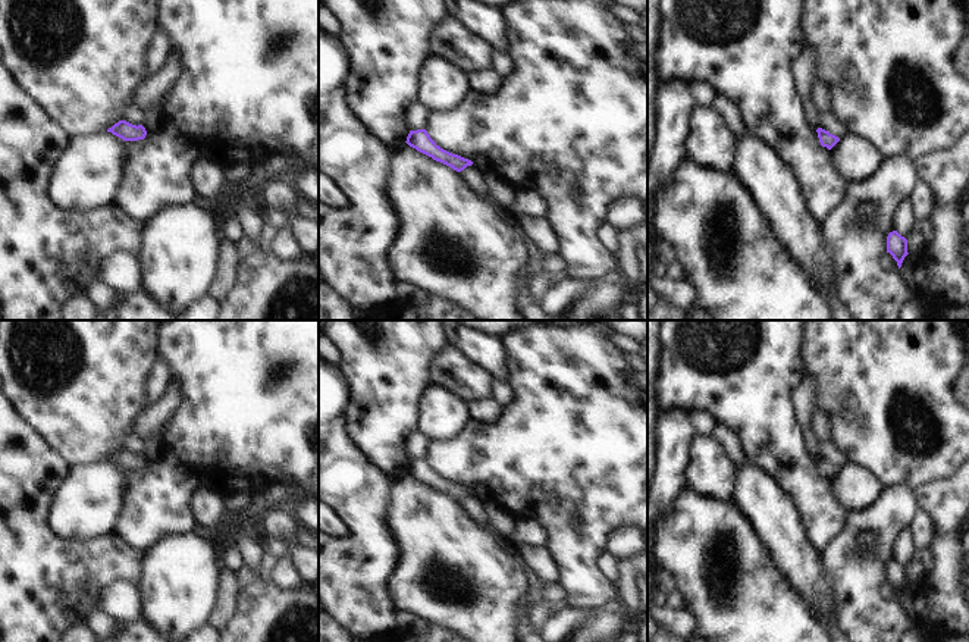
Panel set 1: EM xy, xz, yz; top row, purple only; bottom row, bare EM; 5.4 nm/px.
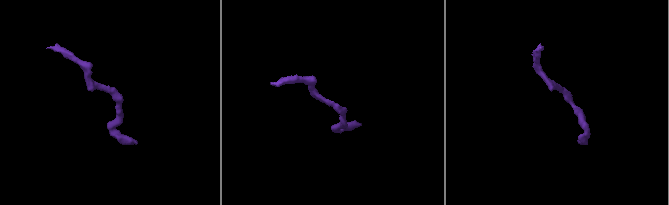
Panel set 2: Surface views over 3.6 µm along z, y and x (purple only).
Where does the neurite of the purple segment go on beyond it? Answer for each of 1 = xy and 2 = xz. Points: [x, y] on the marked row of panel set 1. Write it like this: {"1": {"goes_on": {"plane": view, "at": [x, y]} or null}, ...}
{"1": {"goes_on": null}, "2": {"goes_on": null}}

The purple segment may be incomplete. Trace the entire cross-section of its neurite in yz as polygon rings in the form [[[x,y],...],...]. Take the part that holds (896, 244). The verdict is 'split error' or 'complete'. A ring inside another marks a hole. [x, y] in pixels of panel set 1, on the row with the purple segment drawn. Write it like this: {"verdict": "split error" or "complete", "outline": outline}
{"verdict": "complete", "outline": [[[897,231],[890,232],[887,237],[887,253],[893,256],[900,269],[904,257],[909,254],[907,239],[901,237]]]}

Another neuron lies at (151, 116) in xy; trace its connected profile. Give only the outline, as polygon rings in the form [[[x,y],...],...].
[[[153,104],[142,112],[142,126],[147,132],[153,132],[160,126],[160,116],[163,109],[159,104]]]

